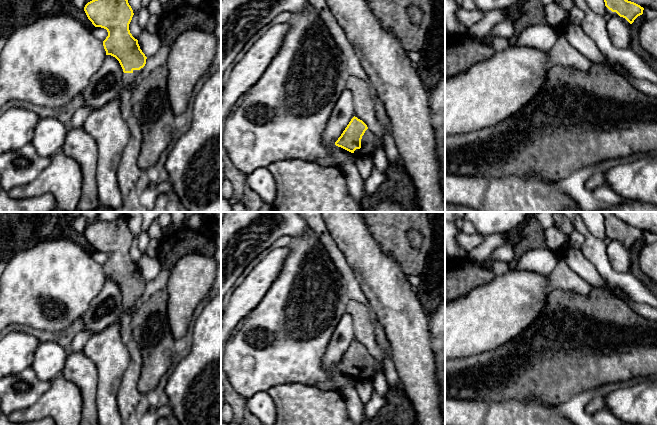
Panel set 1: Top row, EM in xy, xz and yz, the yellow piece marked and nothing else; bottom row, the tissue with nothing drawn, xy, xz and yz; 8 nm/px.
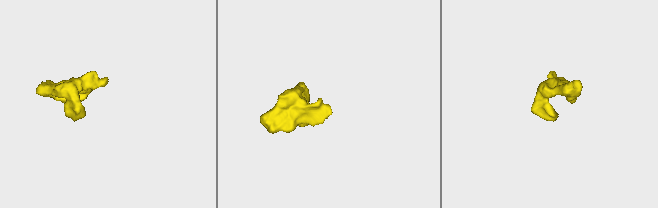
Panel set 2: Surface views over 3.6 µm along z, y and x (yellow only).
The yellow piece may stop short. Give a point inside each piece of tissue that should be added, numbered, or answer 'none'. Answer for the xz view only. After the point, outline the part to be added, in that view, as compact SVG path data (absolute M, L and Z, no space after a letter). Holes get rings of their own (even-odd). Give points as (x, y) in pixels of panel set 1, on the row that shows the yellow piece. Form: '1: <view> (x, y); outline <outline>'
1: xz (370, 142); outline M367 129L361 139L361 148L356 149L353 154L357 157L372 157L373 153L380 147L384 148L382 139Z

